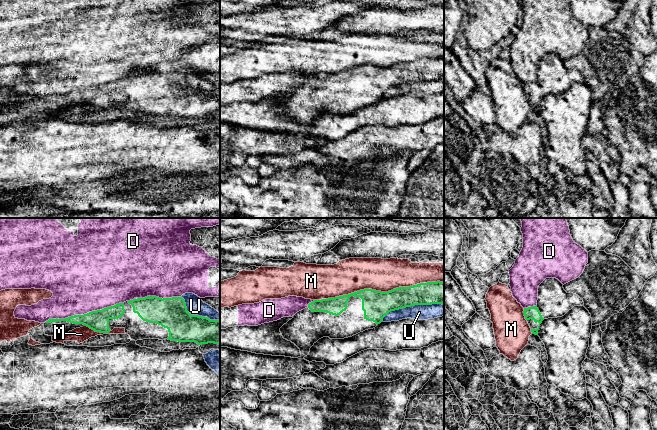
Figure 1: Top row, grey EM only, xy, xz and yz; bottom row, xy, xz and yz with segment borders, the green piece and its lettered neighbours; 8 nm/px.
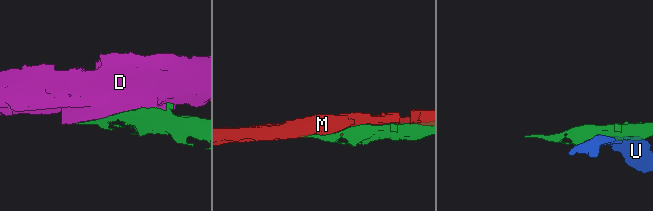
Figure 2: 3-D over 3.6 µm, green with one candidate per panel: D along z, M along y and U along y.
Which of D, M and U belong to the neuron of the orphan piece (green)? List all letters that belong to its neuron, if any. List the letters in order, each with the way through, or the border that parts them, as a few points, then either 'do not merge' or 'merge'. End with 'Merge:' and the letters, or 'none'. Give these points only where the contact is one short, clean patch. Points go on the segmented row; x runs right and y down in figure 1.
D: do not merge
M: do not merge
U: do not merge
Merge: none

